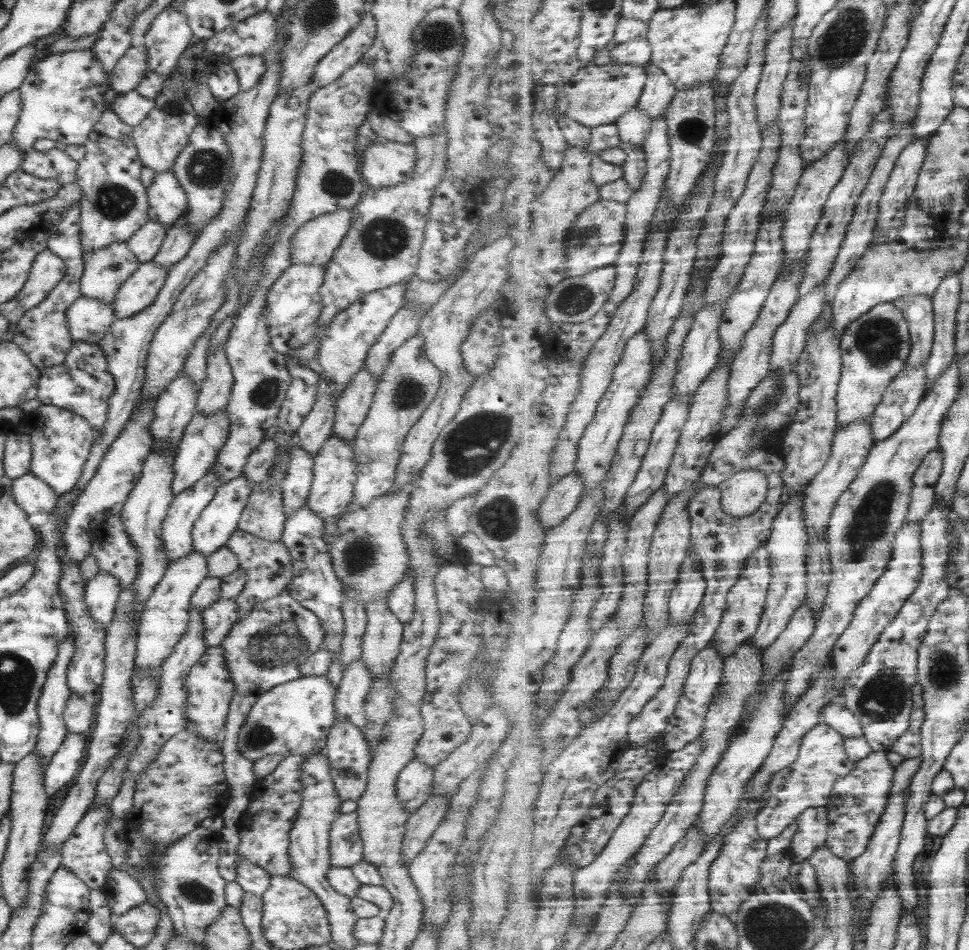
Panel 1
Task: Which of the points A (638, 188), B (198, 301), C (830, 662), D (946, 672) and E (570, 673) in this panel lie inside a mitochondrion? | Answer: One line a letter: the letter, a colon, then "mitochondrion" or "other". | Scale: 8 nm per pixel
A: other
B: mitochondrion
C: other
D: mitochondrion
E: other

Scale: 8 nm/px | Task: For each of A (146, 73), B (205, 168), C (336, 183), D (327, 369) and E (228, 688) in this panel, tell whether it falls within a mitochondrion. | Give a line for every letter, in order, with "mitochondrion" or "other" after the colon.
A: other
B: mitochondrion
C: mitochondrion
D: other
E: other

